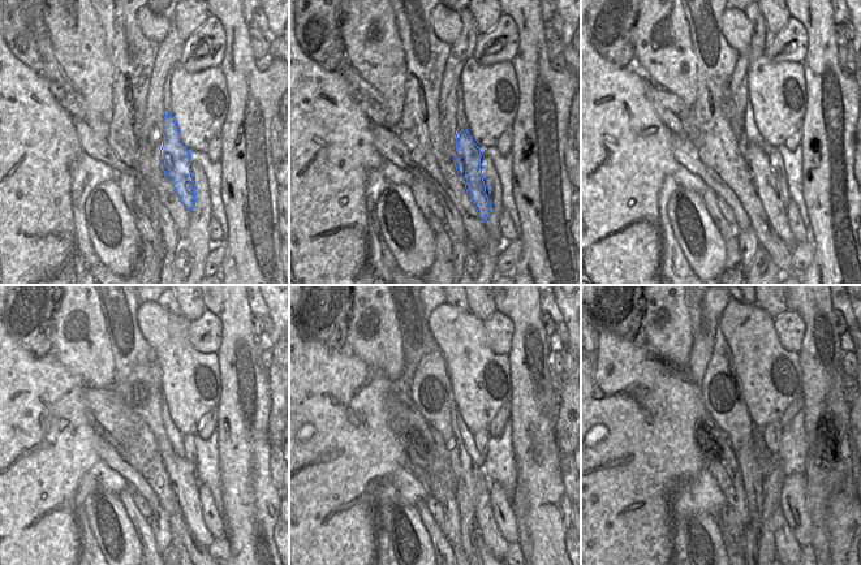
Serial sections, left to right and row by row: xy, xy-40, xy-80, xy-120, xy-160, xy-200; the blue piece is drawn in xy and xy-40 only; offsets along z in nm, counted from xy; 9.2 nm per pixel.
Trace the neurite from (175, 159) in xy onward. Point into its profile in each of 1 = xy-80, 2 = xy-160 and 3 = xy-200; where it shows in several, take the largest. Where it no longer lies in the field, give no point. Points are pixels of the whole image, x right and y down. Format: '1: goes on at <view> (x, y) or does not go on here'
1: goes on at xy-80 (757, 159)
2: goes on at xy-160 (487, 527)
3: goes on at xy-200 (787, 548)

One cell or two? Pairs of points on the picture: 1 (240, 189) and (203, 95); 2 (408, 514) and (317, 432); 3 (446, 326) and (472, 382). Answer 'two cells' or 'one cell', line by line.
1: two cells
2: two cells
3: one cell

